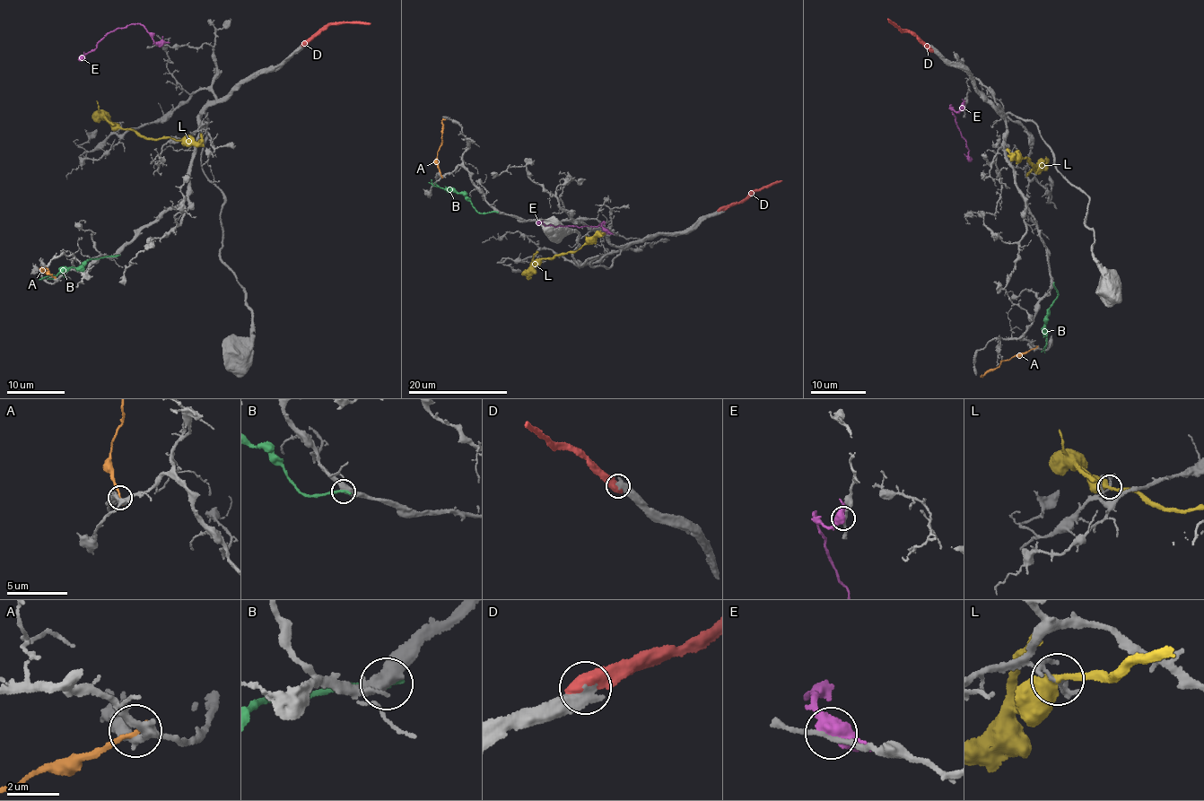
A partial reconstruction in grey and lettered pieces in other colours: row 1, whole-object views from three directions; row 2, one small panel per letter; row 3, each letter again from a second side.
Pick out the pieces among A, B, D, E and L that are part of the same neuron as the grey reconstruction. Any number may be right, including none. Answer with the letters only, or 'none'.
D

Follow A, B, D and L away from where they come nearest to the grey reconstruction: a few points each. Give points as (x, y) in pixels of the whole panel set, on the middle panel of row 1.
A: (441, 174), (437, 155), (442, 142), (441, 123), (445, 120)
B: (495, 212), (480, 213), (461, 193), (449, 192), (435, 187), (431, 179)
D: (721, 209), (739, 204), (749, 195), (782, 180)
L: (541, 259), (578, 251), (594, 242), (598, 234), (605, 232)

